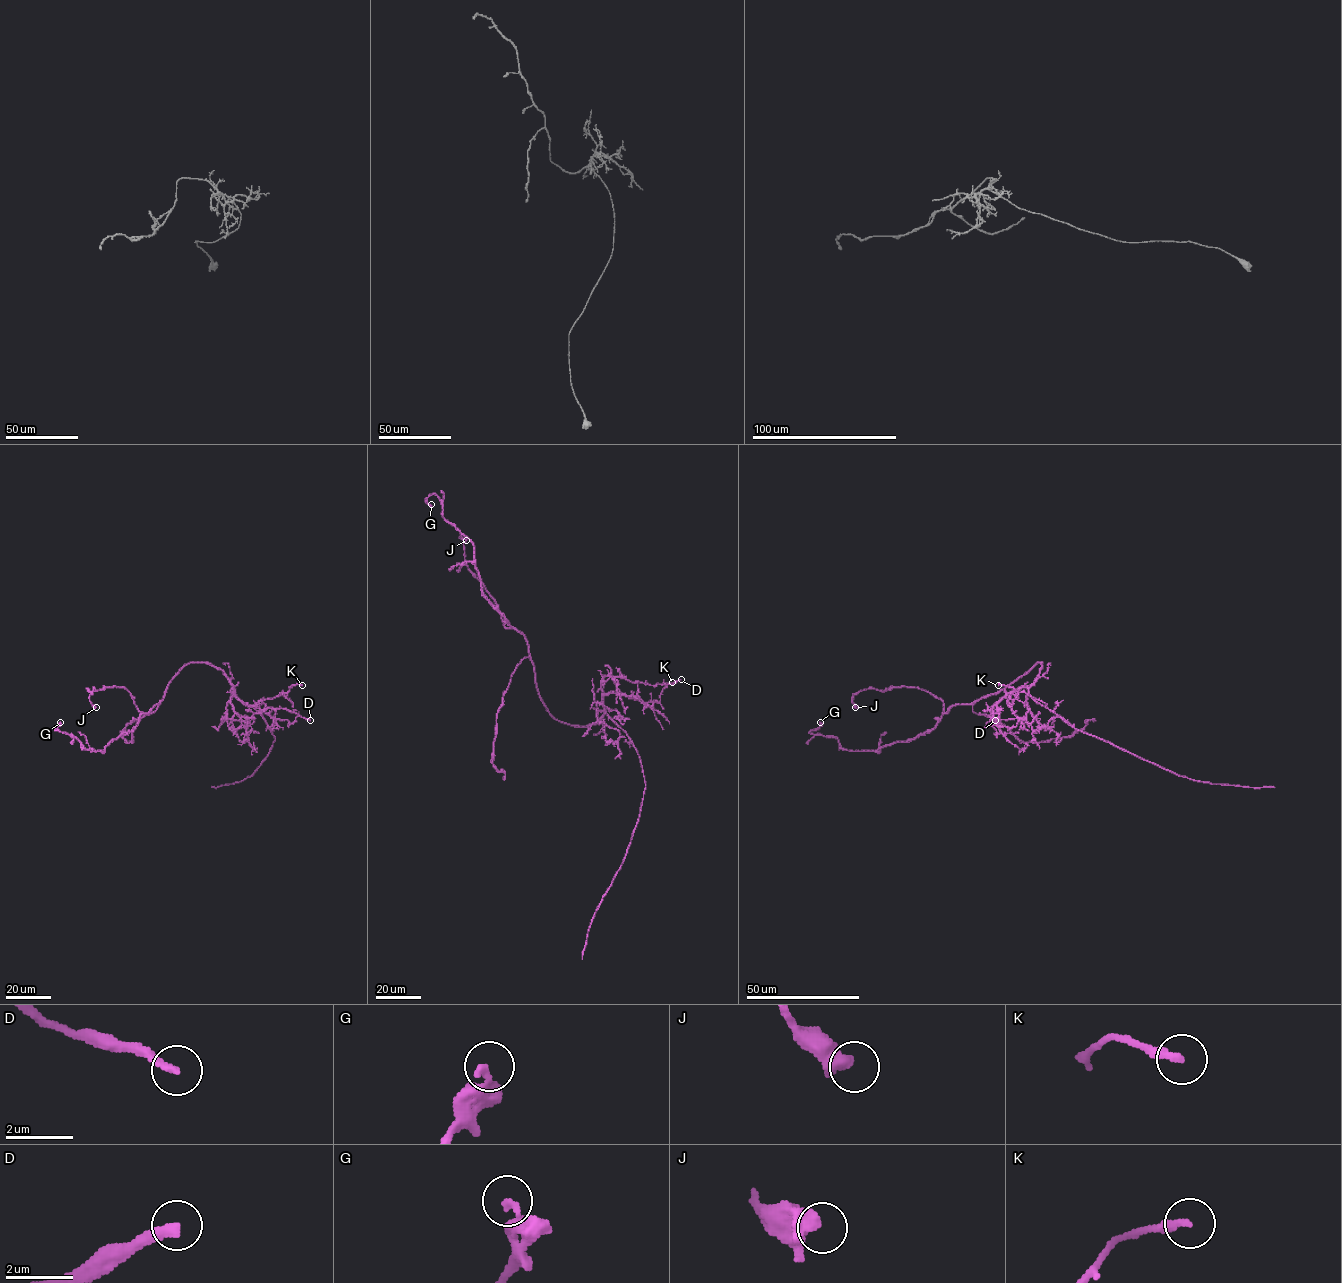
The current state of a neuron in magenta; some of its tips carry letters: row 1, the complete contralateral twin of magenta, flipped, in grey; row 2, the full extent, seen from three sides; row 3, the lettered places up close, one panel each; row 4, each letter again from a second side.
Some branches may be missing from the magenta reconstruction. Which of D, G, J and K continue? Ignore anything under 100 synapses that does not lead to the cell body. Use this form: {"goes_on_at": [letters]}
{"goes_on_at": []}

